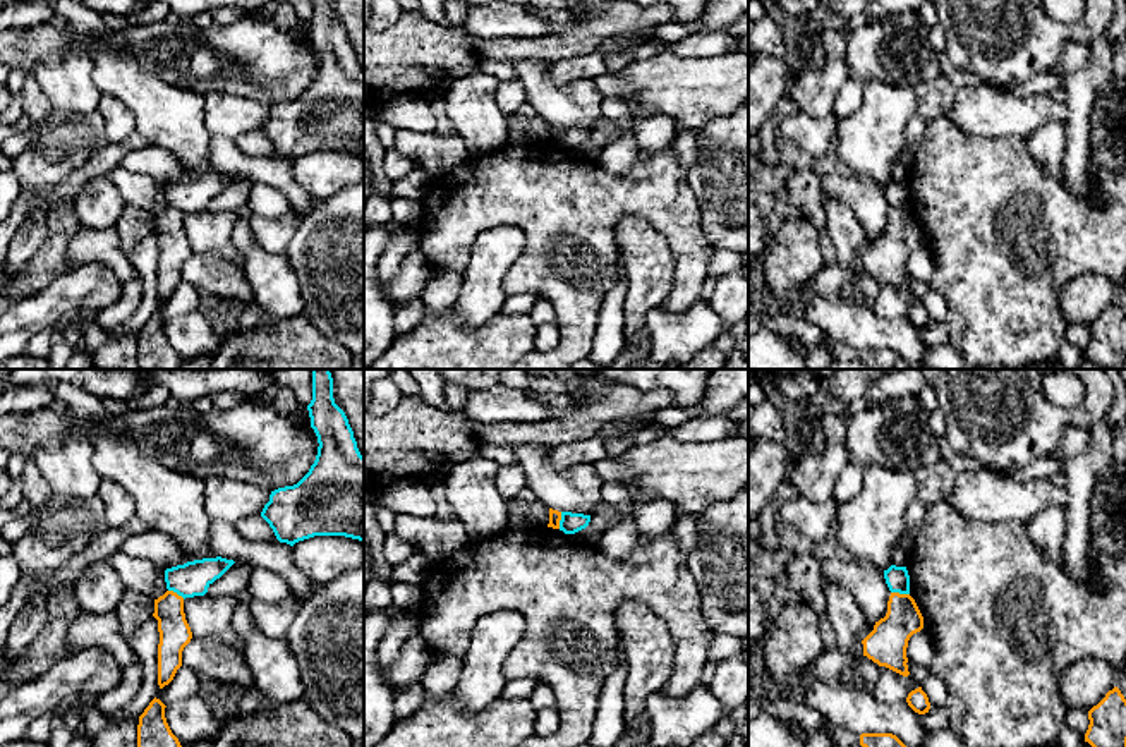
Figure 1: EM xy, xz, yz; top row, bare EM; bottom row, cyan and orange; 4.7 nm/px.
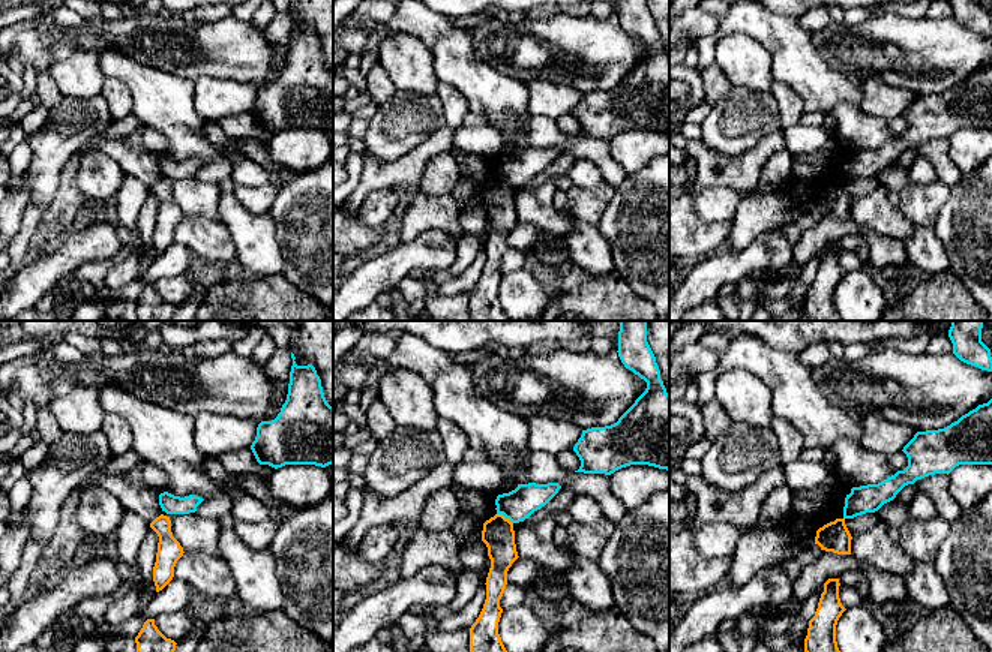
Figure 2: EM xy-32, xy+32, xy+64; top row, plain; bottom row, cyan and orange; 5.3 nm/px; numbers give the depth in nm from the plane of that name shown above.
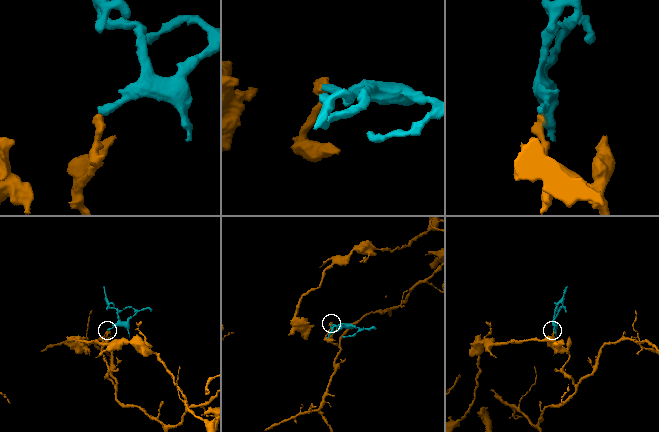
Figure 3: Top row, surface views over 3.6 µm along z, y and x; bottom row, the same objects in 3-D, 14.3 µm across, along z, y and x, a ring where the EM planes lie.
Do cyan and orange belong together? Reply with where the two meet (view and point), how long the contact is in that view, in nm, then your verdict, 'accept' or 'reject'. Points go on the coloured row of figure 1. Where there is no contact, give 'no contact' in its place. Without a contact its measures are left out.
meets cyan in yz at (900, 593); contact 90 nm long; reject

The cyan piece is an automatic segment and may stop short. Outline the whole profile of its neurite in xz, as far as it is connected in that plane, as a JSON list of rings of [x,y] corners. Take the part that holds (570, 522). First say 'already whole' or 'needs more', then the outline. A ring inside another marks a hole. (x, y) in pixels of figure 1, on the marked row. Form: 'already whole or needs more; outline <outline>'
already whole; outline [[[561,512],[560,531],[563,531],[565,534],[575,534],[585,529],[589,522],[590,515]]]

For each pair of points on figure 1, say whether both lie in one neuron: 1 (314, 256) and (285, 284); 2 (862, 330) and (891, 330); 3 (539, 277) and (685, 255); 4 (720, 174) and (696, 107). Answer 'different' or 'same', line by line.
1: different
2: same
3: same
4: different

